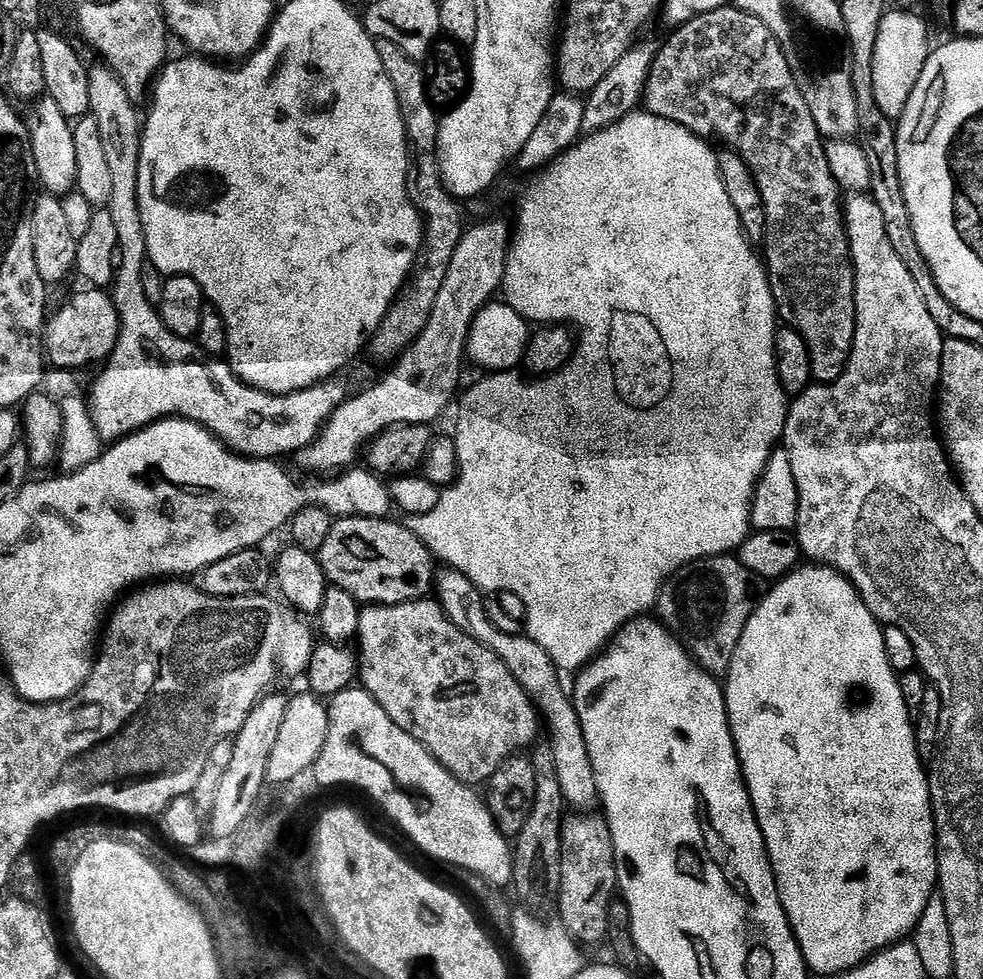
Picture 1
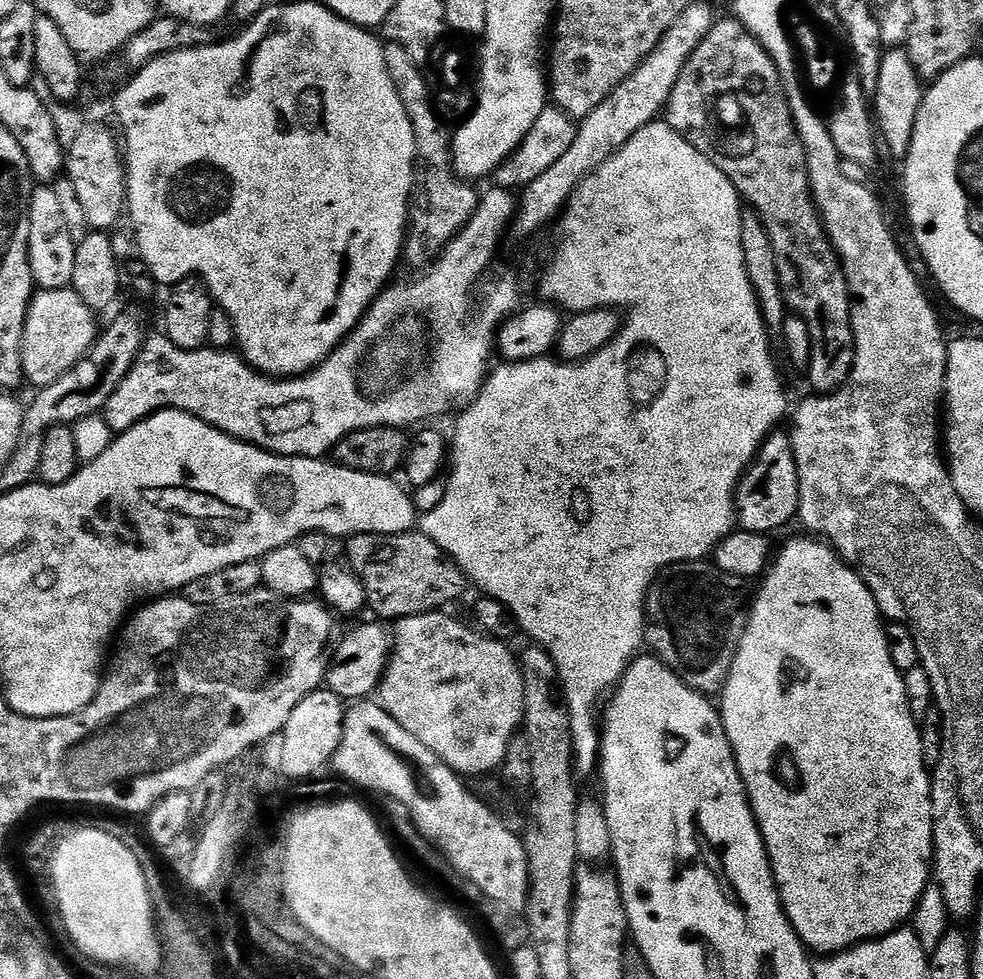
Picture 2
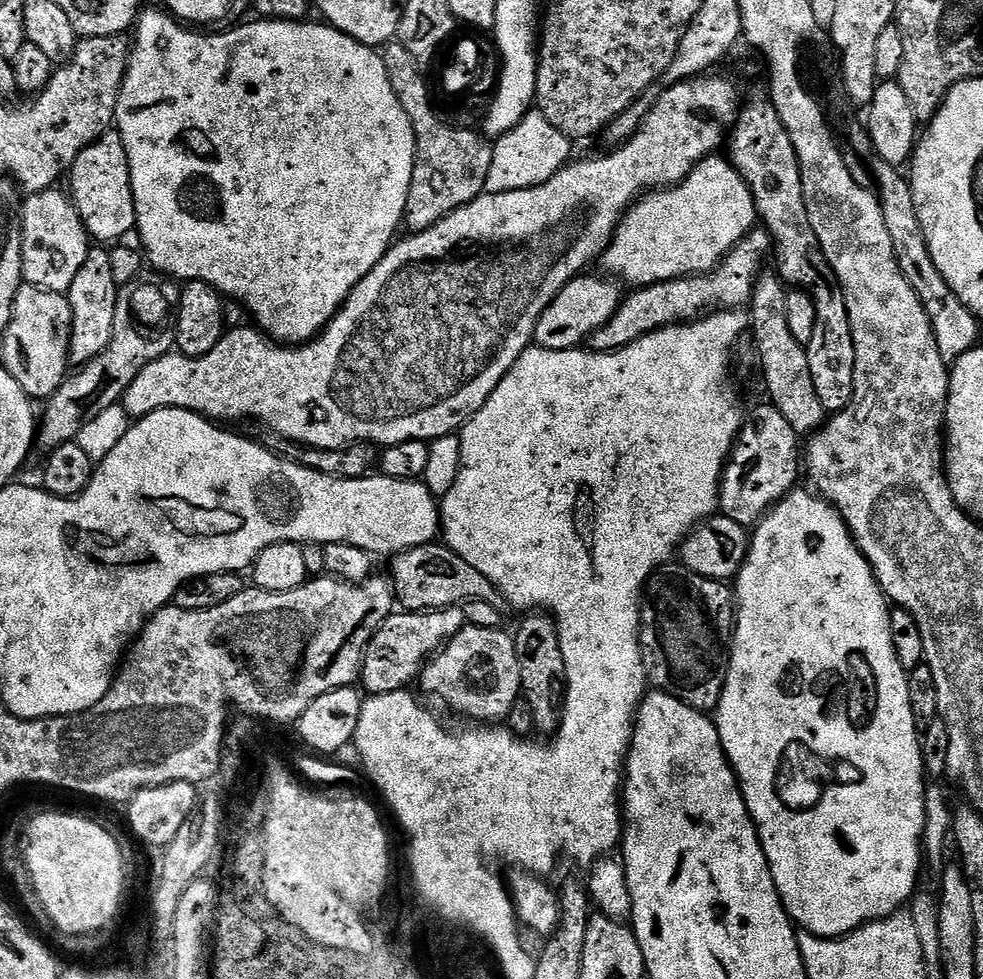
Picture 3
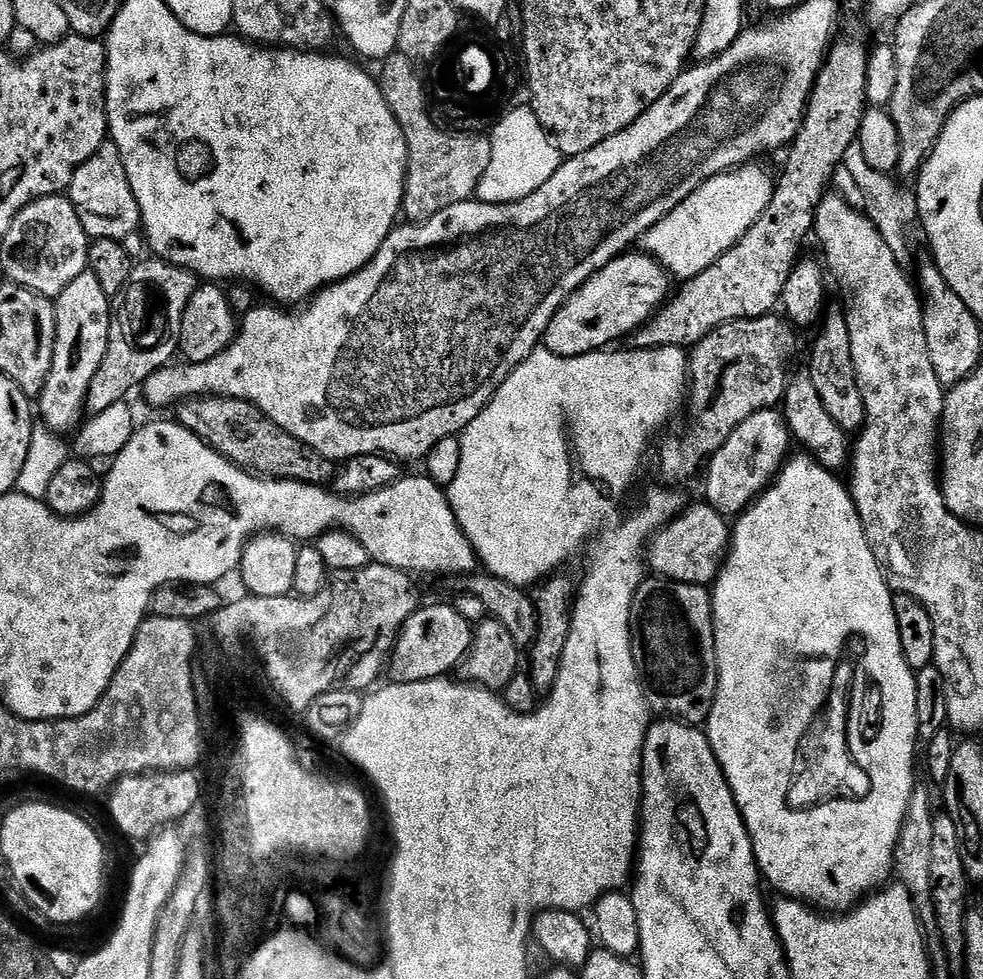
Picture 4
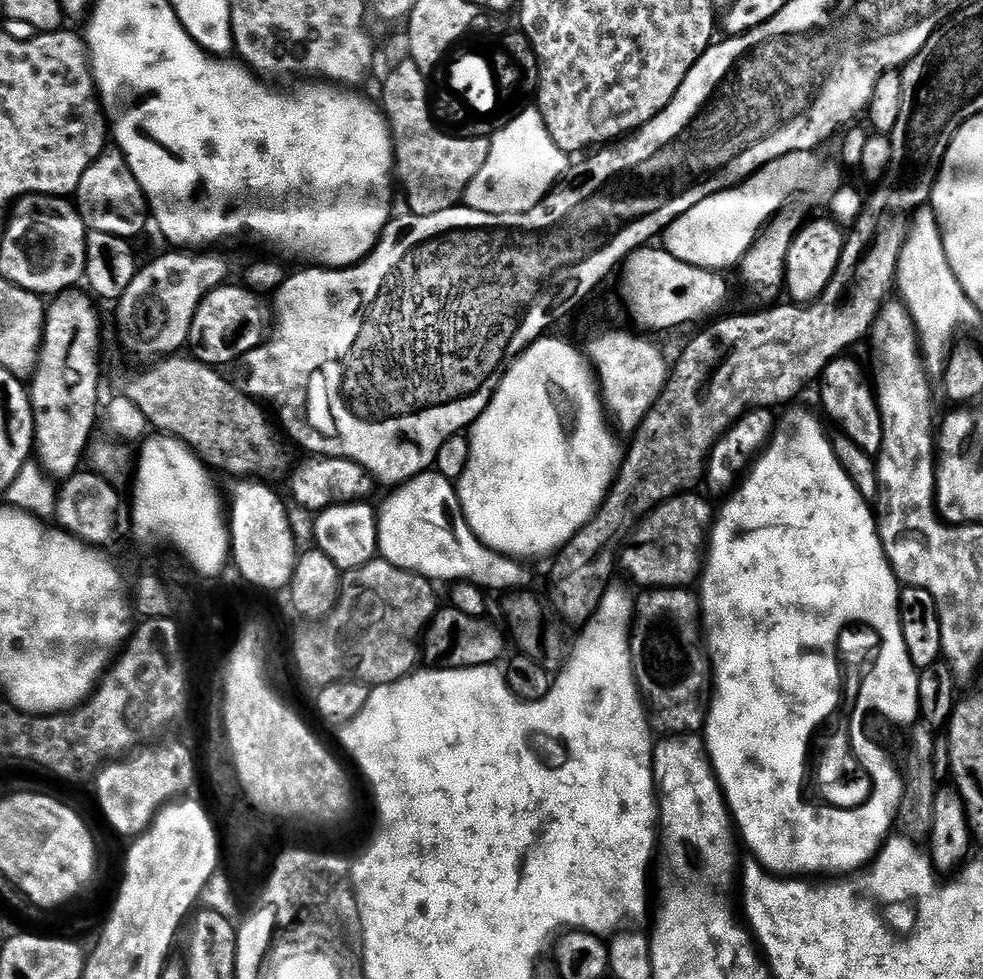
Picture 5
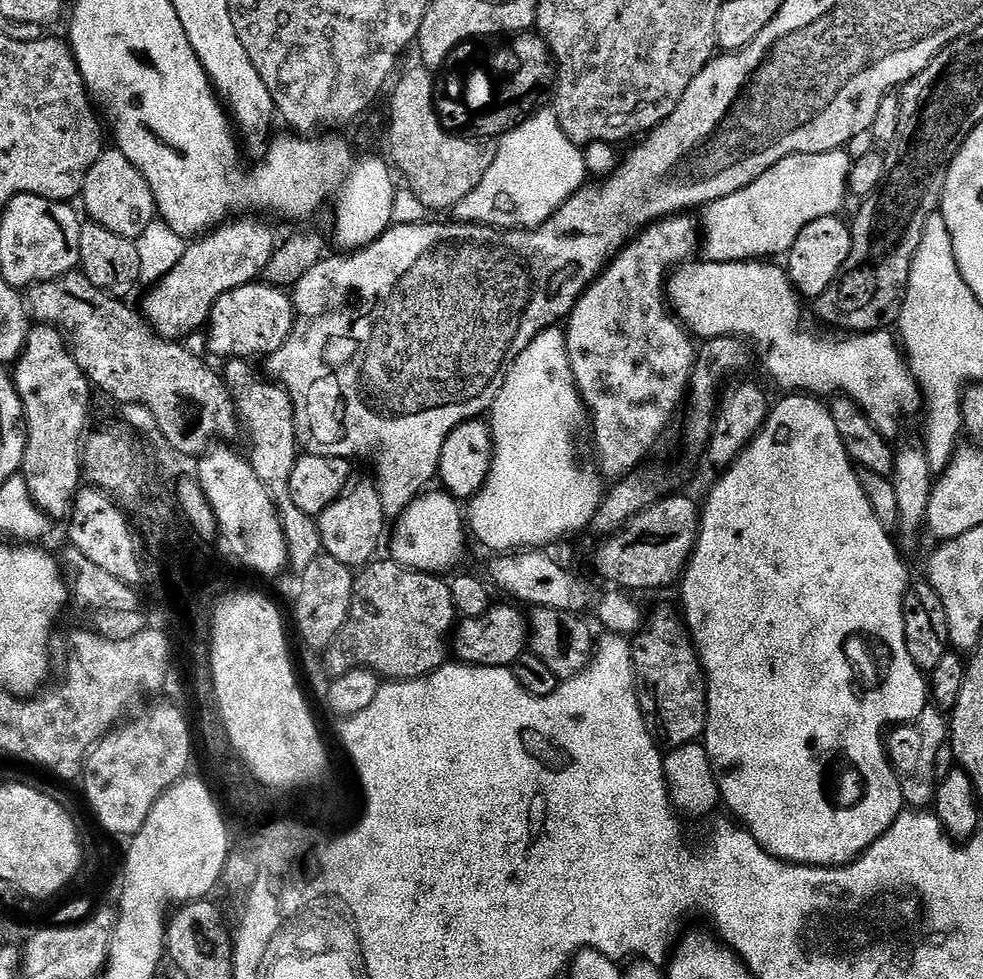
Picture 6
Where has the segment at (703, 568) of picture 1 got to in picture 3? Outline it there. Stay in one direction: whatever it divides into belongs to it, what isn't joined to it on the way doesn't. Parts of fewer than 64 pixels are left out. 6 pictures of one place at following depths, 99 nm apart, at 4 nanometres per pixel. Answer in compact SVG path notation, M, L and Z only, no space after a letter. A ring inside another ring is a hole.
M664 566L644 585L640 602L640 653L647 683L705 714L715 713L728 673L732 634L736 626L734 592L723 580L707 580L683 566Z

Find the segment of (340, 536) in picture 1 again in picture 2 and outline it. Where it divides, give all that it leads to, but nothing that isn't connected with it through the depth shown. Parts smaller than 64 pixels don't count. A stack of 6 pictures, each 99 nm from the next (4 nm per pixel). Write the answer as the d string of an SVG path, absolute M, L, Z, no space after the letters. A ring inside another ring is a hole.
M409 530L407 532L399 532L398 534L378 534L377 532L360 532L356 536L347 537L346 544L348 544L348 560L346 560L347 567L351 569L353 575L360 580L362 586L365 588L365 594L367 596L367 603L370 608L373 608L380 616L385 616L389 622L395 622L400 619L401 616L413 616L418 612L431 612L433 610L443 609L444 604L448 604L451 600L456 600L464 592L464 587L469 587L470 581L467 576L464 575L464 571L455 564L452 559L445 554L438 545L435 544L432 539L425 536L423 532L419 530Z

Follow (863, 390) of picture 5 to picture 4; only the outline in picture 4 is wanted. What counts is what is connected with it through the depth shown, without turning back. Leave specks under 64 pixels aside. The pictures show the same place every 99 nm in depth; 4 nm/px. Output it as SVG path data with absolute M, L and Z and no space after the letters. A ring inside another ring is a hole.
M829 307L823 313L820 333L812 346L812 369L810 375L830 418L849 434L859 433L864 427L866 406L858 386L858 374L854 370L854 354L850 354L850 330L845 309Z

